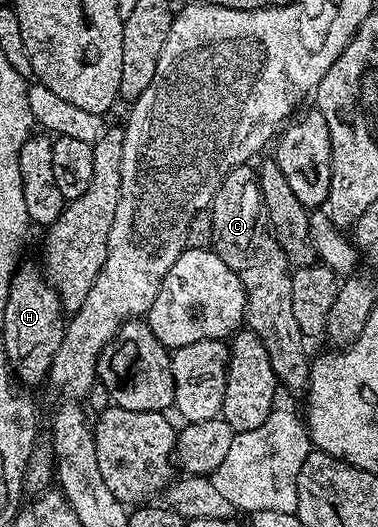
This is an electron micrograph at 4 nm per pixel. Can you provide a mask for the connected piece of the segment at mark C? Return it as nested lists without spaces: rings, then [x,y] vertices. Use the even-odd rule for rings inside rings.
[[[249,166],[231,169],[217,188],[208,214],[213,219],[212,251],[235,270],[239,282],[245,287],[248,331],[255,333],[267,350],[271,370],[275,370],[280,387],[304,393],[309,386],[311,355],[305,349],[307,337],[299,330],[295,310],[291,307],[291,262],[273,237],[256,171]]]

